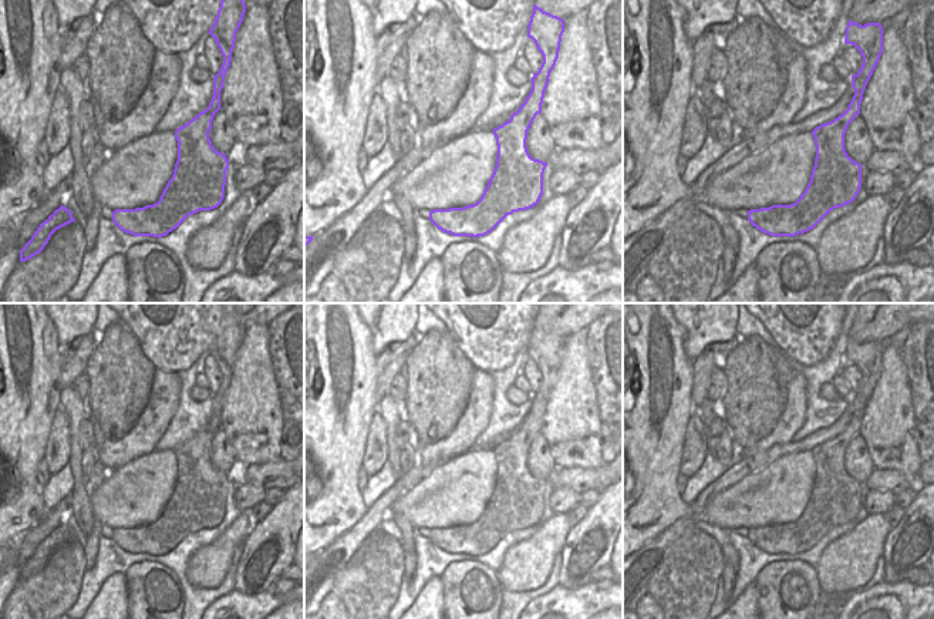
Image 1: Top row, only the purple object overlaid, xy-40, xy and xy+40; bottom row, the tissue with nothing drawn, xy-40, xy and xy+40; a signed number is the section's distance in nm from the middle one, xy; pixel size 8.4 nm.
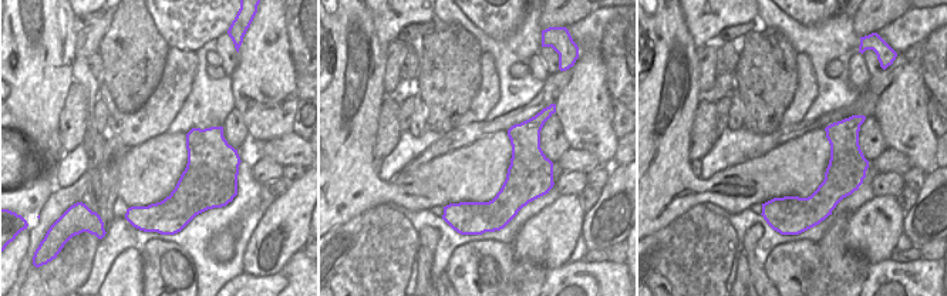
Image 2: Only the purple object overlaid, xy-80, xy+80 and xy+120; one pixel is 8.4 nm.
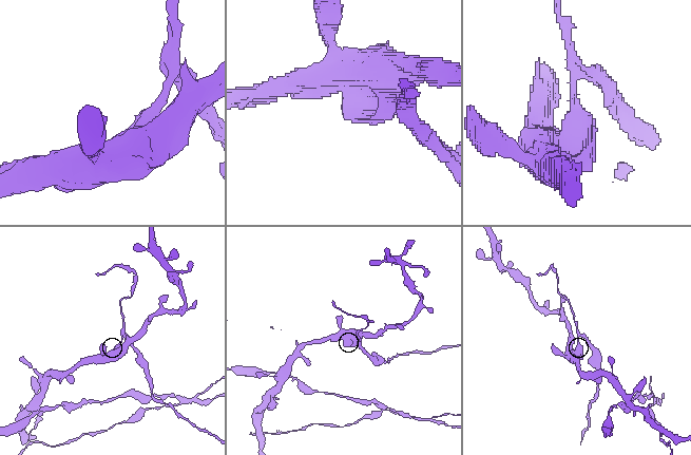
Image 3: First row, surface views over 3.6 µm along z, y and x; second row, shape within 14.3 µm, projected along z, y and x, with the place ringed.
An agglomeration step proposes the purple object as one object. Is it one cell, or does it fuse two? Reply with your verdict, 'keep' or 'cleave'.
cleave

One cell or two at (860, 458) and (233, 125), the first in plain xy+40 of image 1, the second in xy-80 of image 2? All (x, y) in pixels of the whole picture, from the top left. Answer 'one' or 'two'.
one

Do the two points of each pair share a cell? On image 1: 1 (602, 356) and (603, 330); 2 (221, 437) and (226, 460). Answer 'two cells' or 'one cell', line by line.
1: one cell
2: one cell

